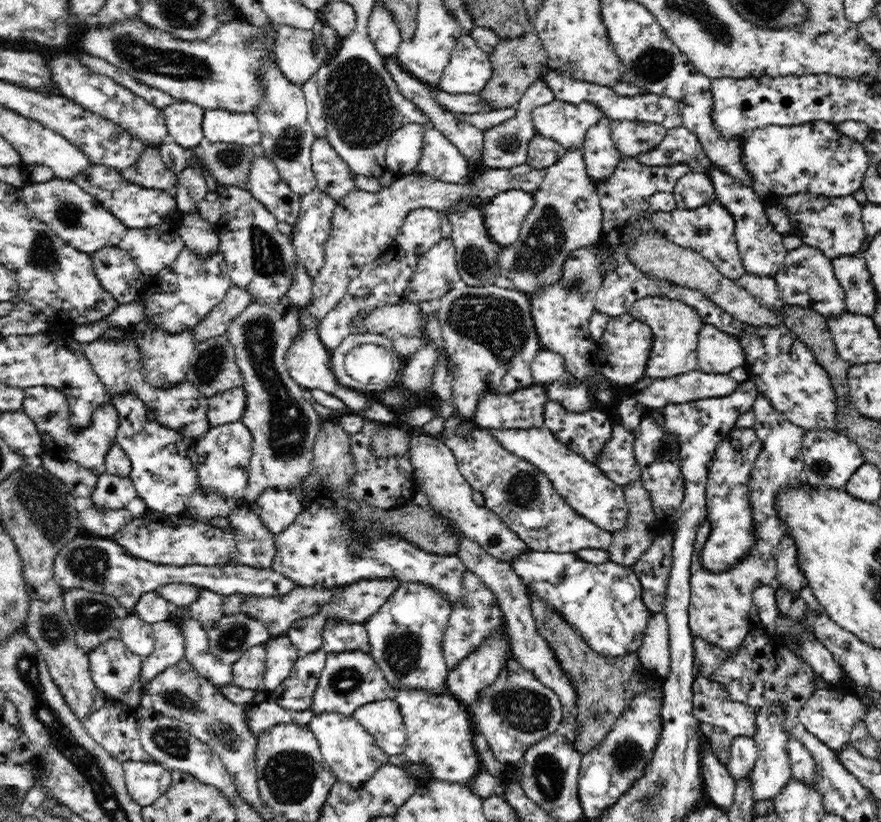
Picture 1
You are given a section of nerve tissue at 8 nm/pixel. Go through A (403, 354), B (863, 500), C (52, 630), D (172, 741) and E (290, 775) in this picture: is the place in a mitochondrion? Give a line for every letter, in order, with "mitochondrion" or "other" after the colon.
A: other
B: other
C: mitochondrion
D: mitochondrion
E: mitochondrion

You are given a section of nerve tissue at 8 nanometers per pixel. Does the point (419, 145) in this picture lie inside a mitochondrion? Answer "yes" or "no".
no

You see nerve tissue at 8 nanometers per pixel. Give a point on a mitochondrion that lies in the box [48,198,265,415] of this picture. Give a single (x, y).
(210, 363)

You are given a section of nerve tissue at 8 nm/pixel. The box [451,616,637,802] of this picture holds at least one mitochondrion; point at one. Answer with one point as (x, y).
(530, 710)

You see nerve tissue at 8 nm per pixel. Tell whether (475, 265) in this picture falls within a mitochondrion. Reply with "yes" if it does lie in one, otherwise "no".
yes

